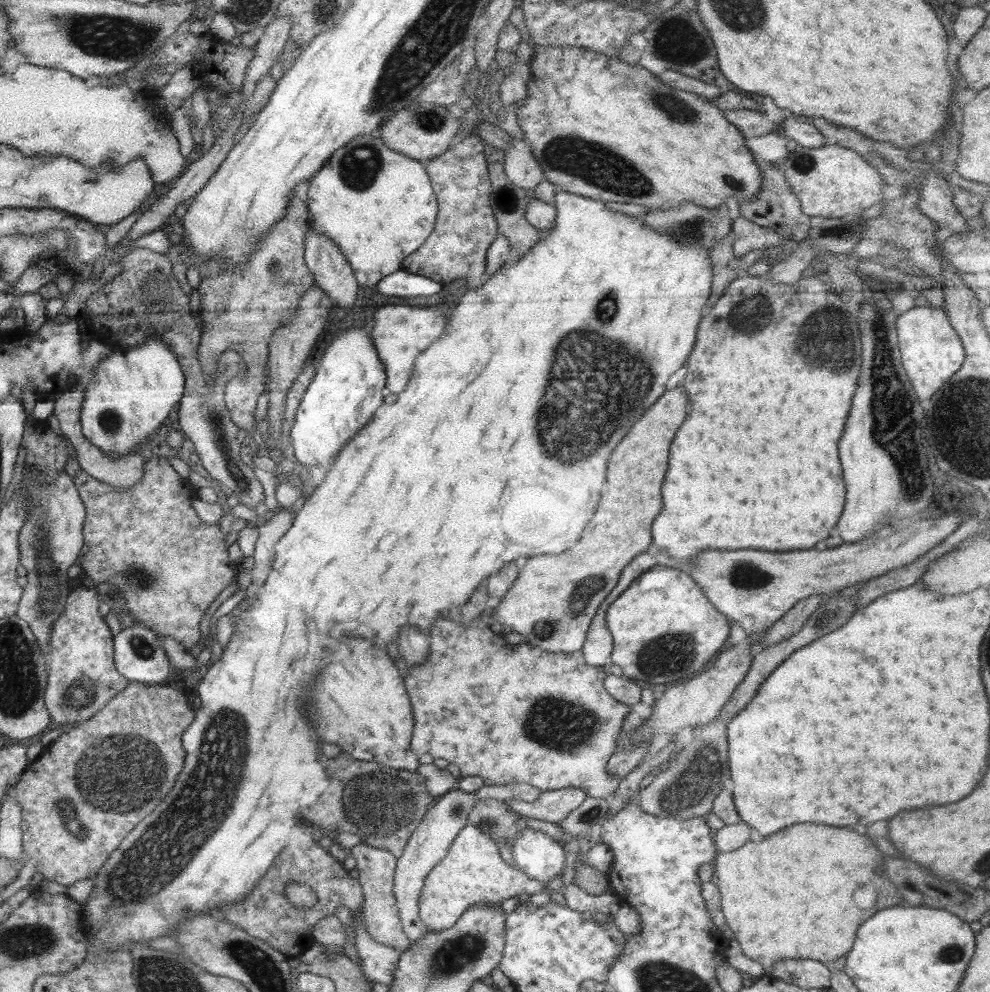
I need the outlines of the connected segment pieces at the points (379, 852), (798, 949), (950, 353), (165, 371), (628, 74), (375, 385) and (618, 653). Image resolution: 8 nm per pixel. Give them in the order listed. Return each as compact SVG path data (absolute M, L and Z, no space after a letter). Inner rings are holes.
M361 842L359 845L347 850L348 855L356 859L355 868L358 869L358 880L363 889L364 904L361 907L361 916L366 925L366 931L370 933L376 942L392 946L404 952L410 945L410 940L406 938L402 924L400 924L400 914L396 908L396 894L393 893L393 875L396 870L397 857L384 849L377 849L373 846Z
M794 824L784 828L784 830L779 830L778 832L762 837L760 842L748 841L736 850L717 853L712 863L715 870L714 875L718 878L716 887L720 890L720 902L724 914L724 916L722 916L723 922L728 924L728 928L734 932L734 939L740 944L742 954L749 959L751 958L759 962L764 969L764 974L771 975L774 963L788 958L818 959L820 962L827 963L840 958L840 956L847 956L850 949L852 949L852 944L854 944L858 926L860 926L864 920L868 920L874 912L898 904L896 890L894 890L894 886L886 880L886 876L882 874L882 864L880 864L880 860L882 860L882 858L880 858L880 852L872 846L872 842L870 842L866 836L856 834L856 832L850 832L850 830L846 830L846 828L832 828L832 826L820 826L820 824ZM862 882L868 884L872 890L878 892L878 902L876 902L872 908L868 908L868 910L858 908L858 904L856 904L856 900L854 900L854 894L856 894L856 890L862 886Z
M926 302L911 305L906 312L897 315L897 339L901 361L908 378L911 380L918 400L928 400L946 378L958 372L965 359L965 350L958 334L950 325L949 316L940 307Z
M153 336L126 351L114 349L89 374L92 379L86 385L80 411L84 437L112 457L135 452L140 443L158 445L153 434L168 421L168 414L181 400L185 385L182 365L170 345Z
M534 44L532 47L534 54L530 62L528 93L524 99L520 100L520 105L516 105L514 113L518 119L518 126L520 126L520 134L532 144L533 156L536 162L539 162L544 178L552 182L557 189L584 197L593 197L605 203L642 204L652 209L670 206L679 208L686 204L716 207L725 204L730 196L738 201L746 201L758 195L760 185L762 185L762 174L760 174L760 166L756 166L752 151L746 146L746 138L742 136L742 132L736 128L736 125L724 118L723 111L710 100L699 94L668 86L664 79L637 64L632 56L613 58L596 52L596 49L585 49L576 45L549 47Z
M361 326L336 334L326 346L293 420L289 434L293 464L328 470L330 458L336 457L340 449L370 421L374 411L383 405L385 382L384 363L380 362L374 343Z
M656 563L642 573L632 586L624 590L608 608L606 615L608 630L613 636L611 664L622 668L626 676L645 685L676 683L691 679L705 670L730 634L728 619L706 598L704 591L690 574L681 568Z

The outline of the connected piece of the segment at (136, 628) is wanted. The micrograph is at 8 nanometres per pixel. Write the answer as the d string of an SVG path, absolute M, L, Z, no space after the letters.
M135 621L132 626L122 628L113 635L114 664L116 670L129 681L144 683L145 685L162 684L170 676L170 660L162 648L159 636L153 630Z

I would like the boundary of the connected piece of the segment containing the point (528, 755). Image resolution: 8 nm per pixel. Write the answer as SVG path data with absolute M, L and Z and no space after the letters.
M436 618L430 630L430 654L424 664L420 666L408 666L408 674L404 678L412 710L414 710L414 728L410 751L417 756L429 754L434 759L444 759L452 765L458 766L462 776L478 776L485 786L510 785L525 783L538 788L540 791L550 791L561 788L583 789L588 797L600 797L607 800L619 786L621 779L606 771L609 759L617 752L617 741L620 732L623 732L622 724L626 714L631 711L627 704L616 700L604 686L603 680L607 673L606 668L592 666L584 660L583 652L578 650L571 653L549 653L530 643L508 644L504 642L500 632L492 632L493 626L486 626L480 620L474 620L470 624L458 624L446 618Z

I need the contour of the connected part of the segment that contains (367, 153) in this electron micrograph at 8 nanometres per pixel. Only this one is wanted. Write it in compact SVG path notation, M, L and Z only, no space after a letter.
M362 134L336 149L328 164L324 163L310 178L306 204L316 231L332 239L352 267L356 283L376 286L378 282L400 268L402 260L424 244L434 228L438 202L430 188L427 171L420 161L388 148L380 135Z

